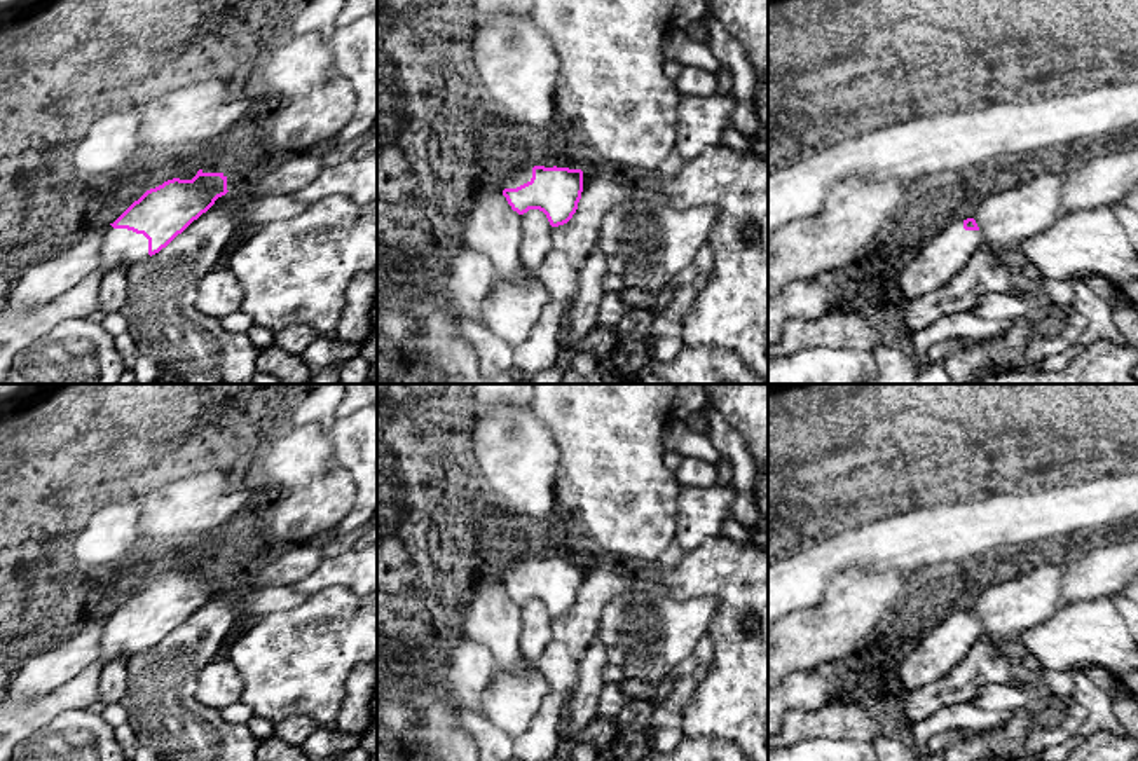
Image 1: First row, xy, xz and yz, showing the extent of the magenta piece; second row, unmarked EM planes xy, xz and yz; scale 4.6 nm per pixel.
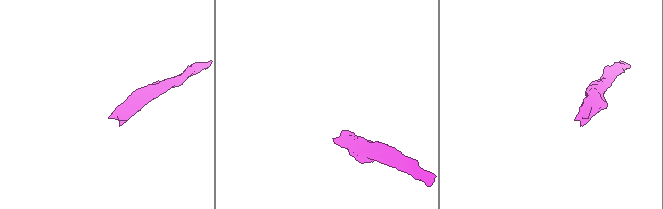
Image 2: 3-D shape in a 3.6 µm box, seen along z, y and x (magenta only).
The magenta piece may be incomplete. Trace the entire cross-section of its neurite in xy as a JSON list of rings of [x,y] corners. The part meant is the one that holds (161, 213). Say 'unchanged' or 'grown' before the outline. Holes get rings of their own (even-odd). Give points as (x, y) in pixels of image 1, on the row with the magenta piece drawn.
grown; [[[202,169],[192,180],[173,178],[147,190],[108,225],[98,272],[129,269],[159,253],[227,192],[223,173]]]

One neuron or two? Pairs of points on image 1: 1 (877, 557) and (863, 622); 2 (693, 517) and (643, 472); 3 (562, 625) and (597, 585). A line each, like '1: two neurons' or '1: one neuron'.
1: two neurons
2: two neurons
3: one neuron

